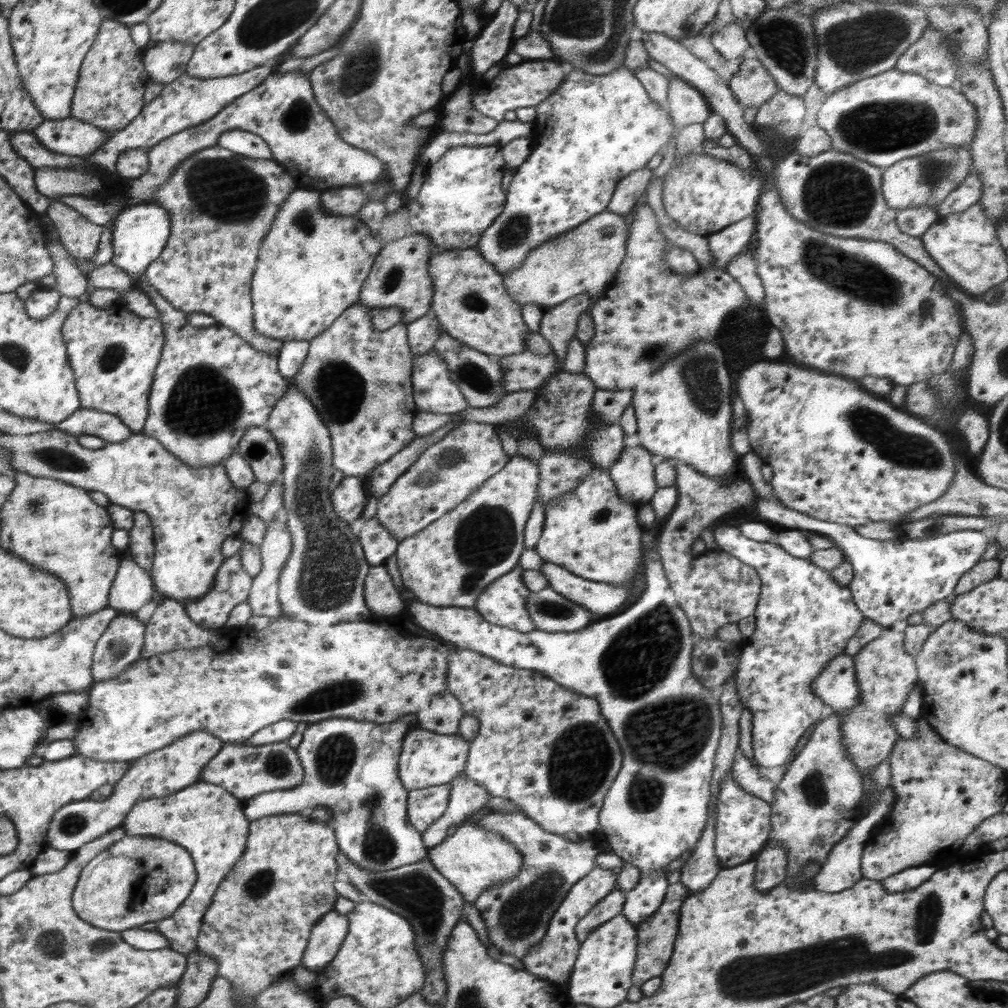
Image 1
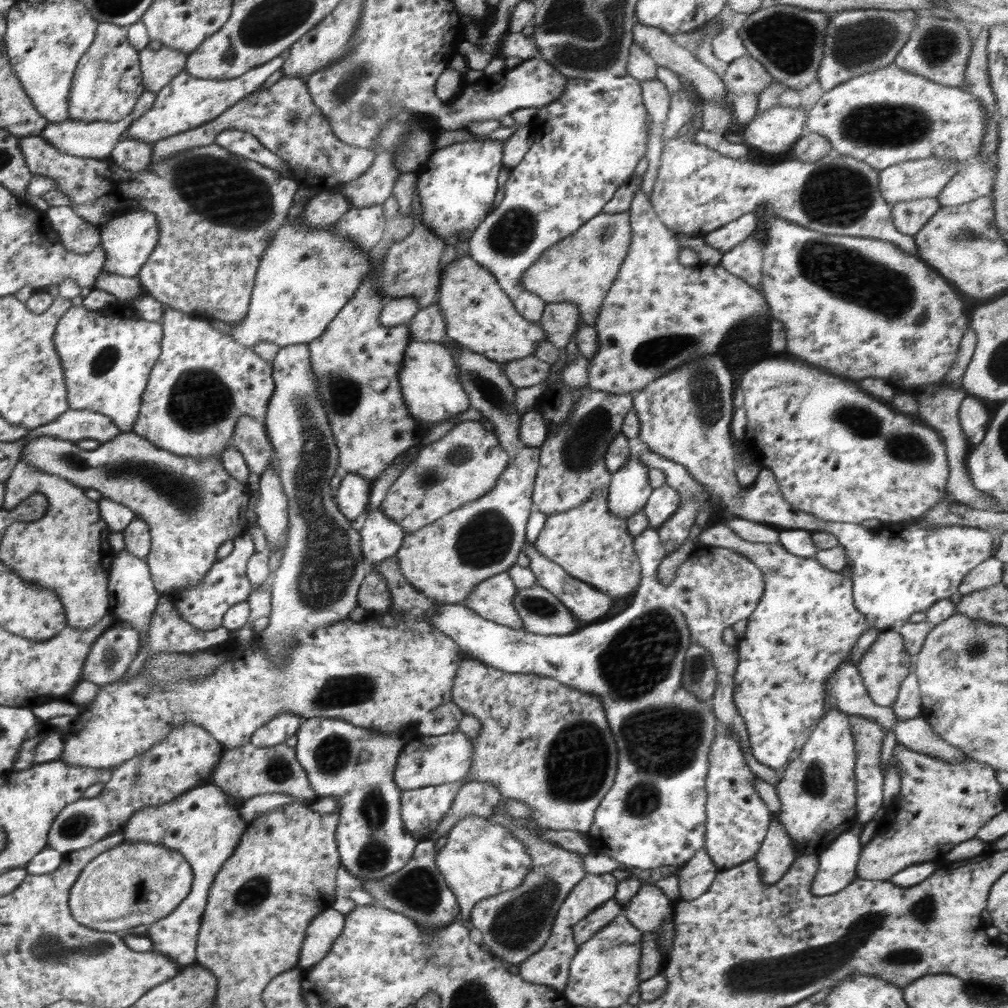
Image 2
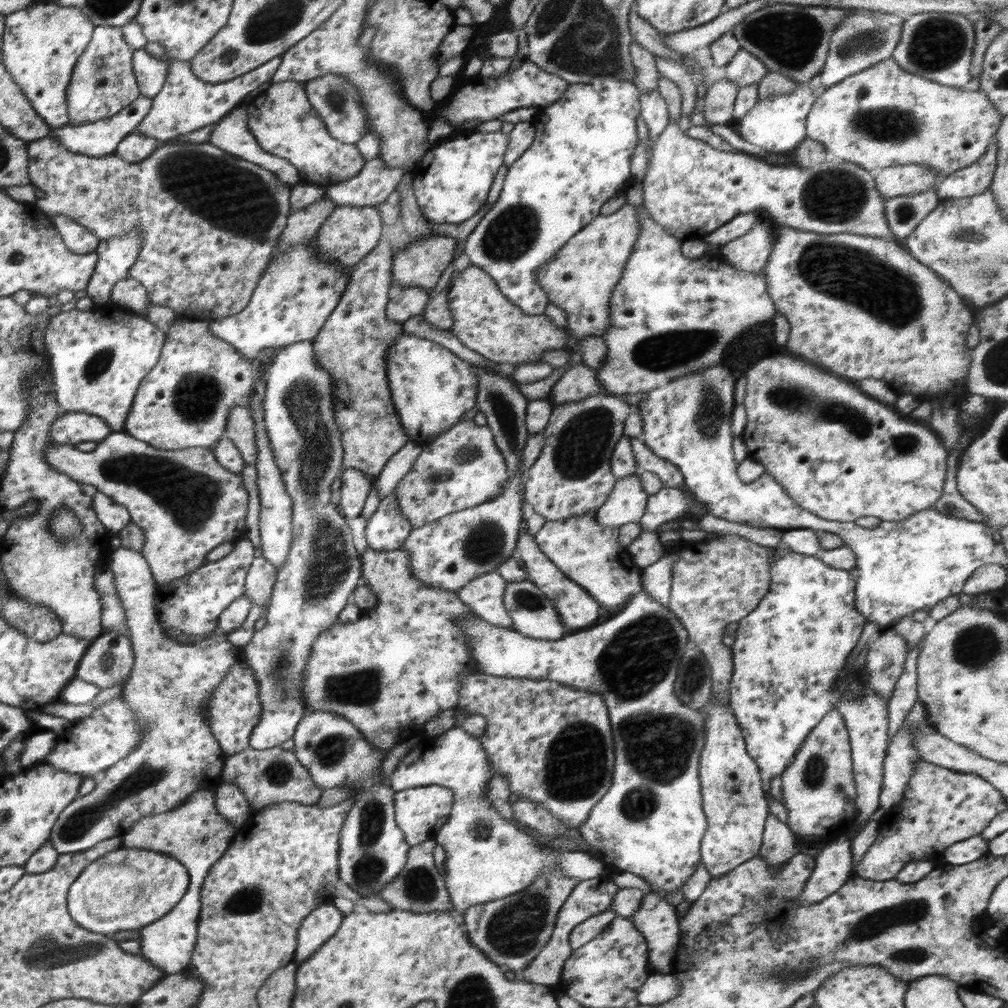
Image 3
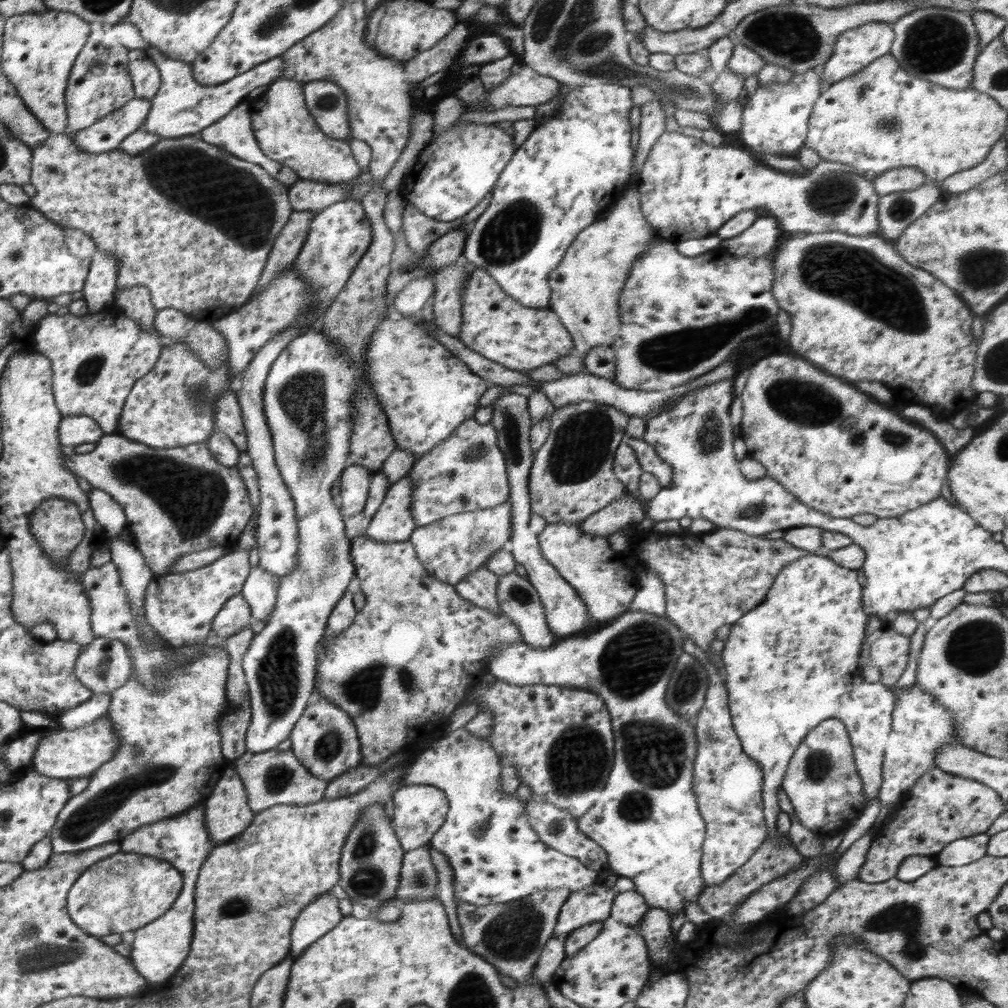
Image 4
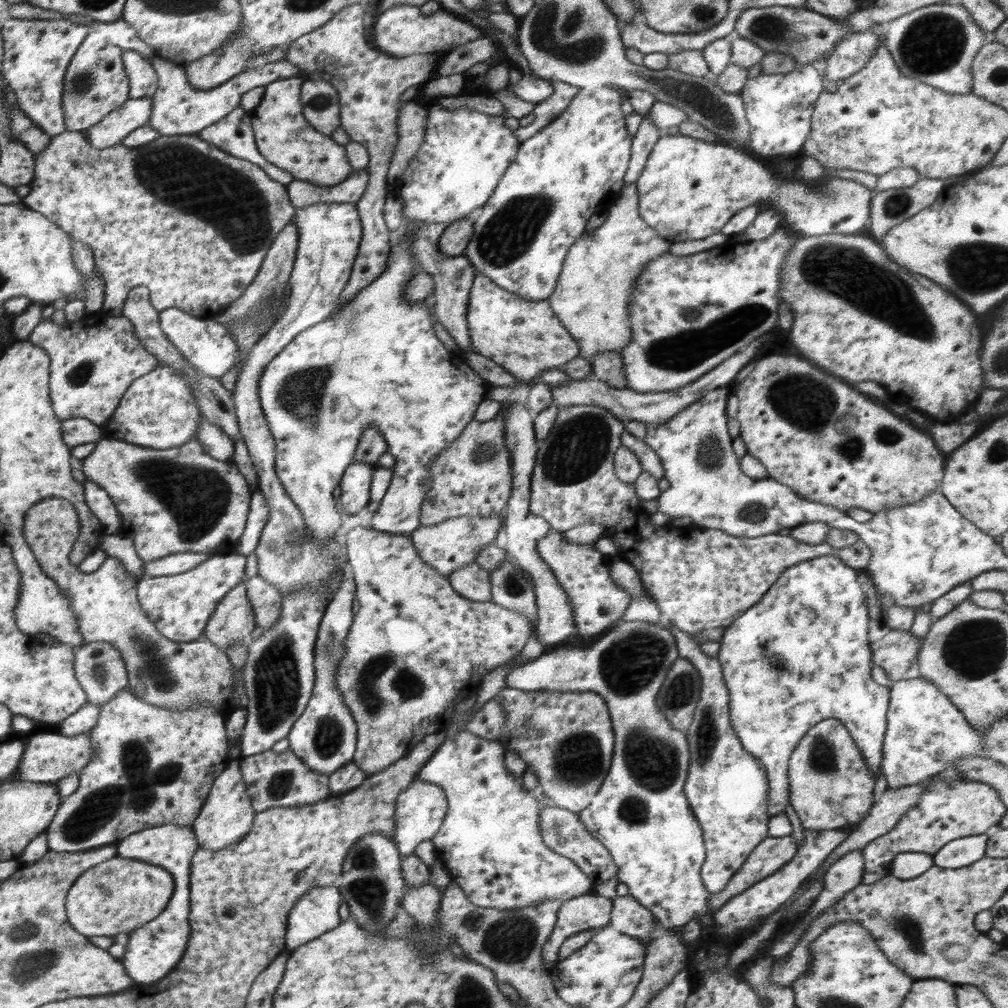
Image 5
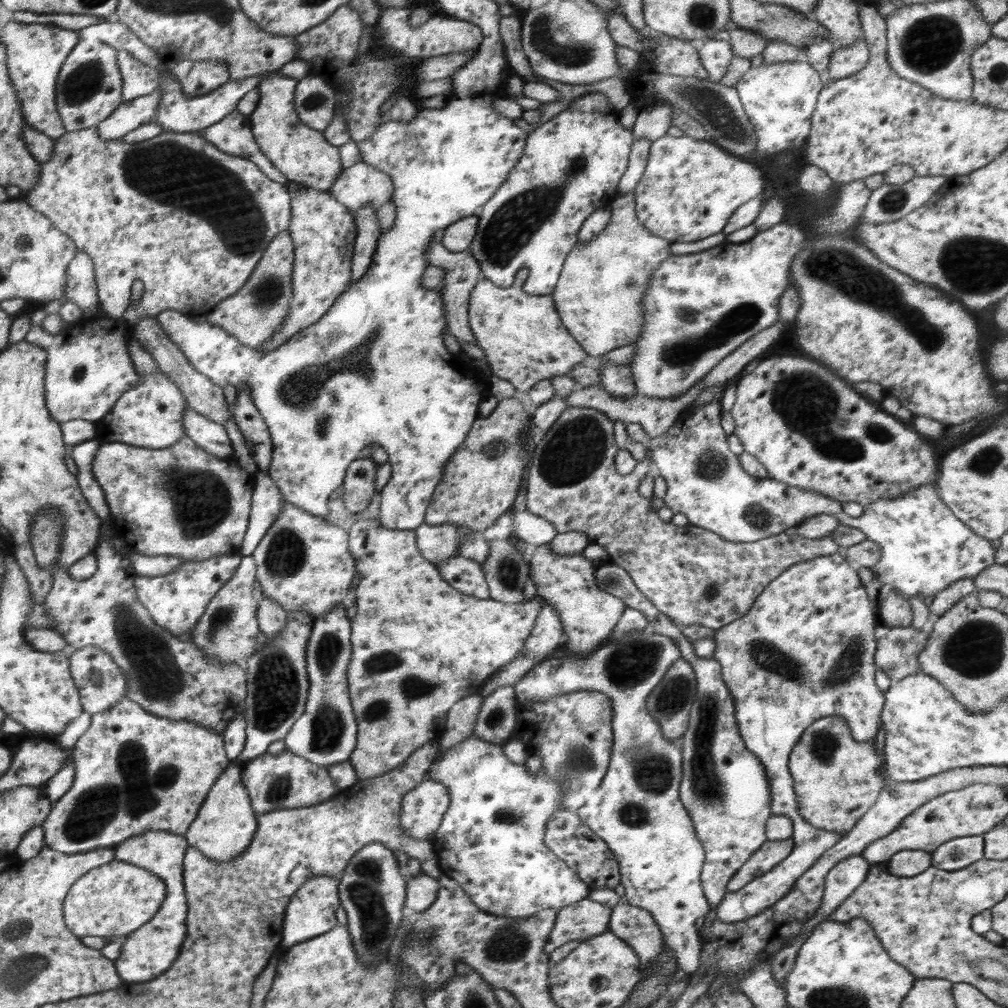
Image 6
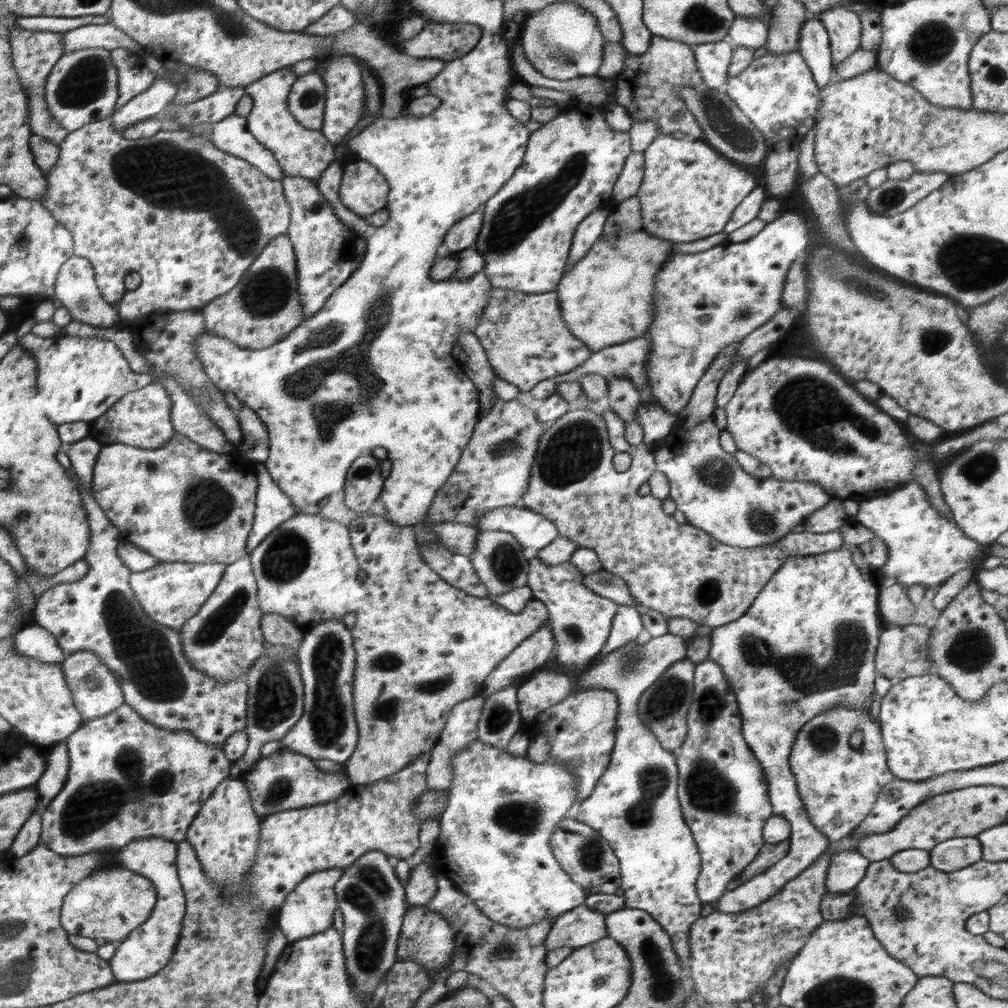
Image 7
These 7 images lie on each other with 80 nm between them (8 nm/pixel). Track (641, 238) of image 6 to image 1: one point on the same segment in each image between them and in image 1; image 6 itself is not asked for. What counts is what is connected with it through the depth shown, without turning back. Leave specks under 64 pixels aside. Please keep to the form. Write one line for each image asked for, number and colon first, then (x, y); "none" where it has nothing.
1: (584, 260)
2: (580, 269)
3: (581, 278)
4: (586, 286)
5: (591, 296)

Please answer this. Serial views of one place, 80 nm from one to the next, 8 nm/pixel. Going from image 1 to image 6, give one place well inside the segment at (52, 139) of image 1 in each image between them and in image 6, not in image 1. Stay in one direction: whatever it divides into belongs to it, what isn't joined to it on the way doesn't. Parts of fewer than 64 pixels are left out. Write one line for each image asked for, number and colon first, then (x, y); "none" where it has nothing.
2: (96, 140)
3: (102, 137)
4: (109, 133)
5: (113, 130)
6: (132, 114)

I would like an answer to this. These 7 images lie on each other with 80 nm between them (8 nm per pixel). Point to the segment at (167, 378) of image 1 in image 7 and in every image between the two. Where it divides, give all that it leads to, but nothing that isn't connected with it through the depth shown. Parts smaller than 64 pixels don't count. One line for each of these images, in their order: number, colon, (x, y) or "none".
2: (204, 382)
3: (184, 401)
4: (173, 405)
5: (159, 410)
6: (151, 415)
7: (142, 418)

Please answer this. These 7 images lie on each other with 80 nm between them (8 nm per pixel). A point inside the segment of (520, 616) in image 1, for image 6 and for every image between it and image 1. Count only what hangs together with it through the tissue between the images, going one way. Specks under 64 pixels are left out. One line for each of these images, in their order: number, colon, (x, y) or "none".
2: (492, 600)
3: (484, 595)
4: (479, 588)
5: (473, 582)
6: (466, 576)

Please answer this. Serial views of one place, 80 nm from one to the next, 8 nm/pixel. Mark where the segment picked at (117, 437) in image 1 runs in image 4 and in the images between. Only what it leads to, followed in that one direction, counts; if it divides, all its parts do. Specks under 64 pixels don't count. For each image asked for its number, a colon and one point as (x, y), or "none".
2: (74, 425)
3: (74, 427)
4: (75, 430)

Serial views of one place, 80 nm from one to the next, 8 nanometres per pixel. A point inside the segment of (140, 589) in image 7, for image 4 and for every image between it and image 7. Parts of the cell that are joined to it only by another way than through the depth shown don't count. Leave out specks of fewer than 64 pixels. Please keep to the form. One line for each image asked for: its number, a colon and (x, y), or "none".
4: (182, 608)
5: (180, 606)
6: (177, 601)

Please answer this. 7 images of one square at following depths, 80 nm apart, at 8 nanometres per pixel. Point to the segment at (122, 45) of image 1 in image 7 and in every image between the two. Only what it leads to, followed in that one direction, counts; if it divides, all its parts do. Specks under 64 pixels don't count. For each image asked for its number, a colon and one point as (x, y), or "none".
2: (107, 85)
3: (103, 84)
4: (99, 84)
5: (95, 85)
6: (89, 86)
7: (83, 86)

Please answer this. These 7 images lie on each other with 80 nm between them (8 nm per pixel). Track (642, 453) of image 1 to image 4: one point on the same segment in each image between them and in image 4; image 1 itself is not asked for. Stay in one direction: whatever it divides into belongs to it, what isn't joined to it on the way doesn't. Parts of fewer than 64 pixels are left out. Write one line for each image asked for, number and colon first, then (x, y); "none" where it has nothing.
2: (629, 489)
3: (626, 503)
4: (627, 510)

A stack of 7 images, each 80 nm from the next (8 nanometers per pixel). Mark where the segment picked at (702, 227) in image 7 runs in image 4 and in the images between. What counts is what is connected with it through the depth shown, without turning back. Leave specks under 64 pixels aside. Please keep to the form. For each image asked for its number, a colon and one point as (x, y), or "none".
4: (688, 189)
5: (689, 189)
6: (690, 188)

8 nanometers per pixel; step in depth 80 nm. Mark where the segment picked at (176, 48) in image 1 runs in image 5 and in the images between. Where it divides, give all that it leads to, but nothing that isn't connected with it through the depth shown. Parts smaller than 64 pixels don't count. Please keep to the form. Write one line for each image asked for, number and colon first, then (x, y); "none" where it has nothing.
2: (160, 67)
3: (152, 72)
4: (148, 80)
5: (144, 78)

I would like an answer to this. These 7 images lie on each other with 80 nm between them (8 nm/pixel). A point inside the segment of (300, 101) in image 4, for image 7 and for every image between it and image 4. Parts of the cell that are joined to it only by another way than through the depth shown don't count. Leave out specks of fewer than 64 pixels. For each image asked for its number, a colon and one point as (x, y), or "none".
5: (282, 134)
6: (302, 154)
7: (300, 152)

